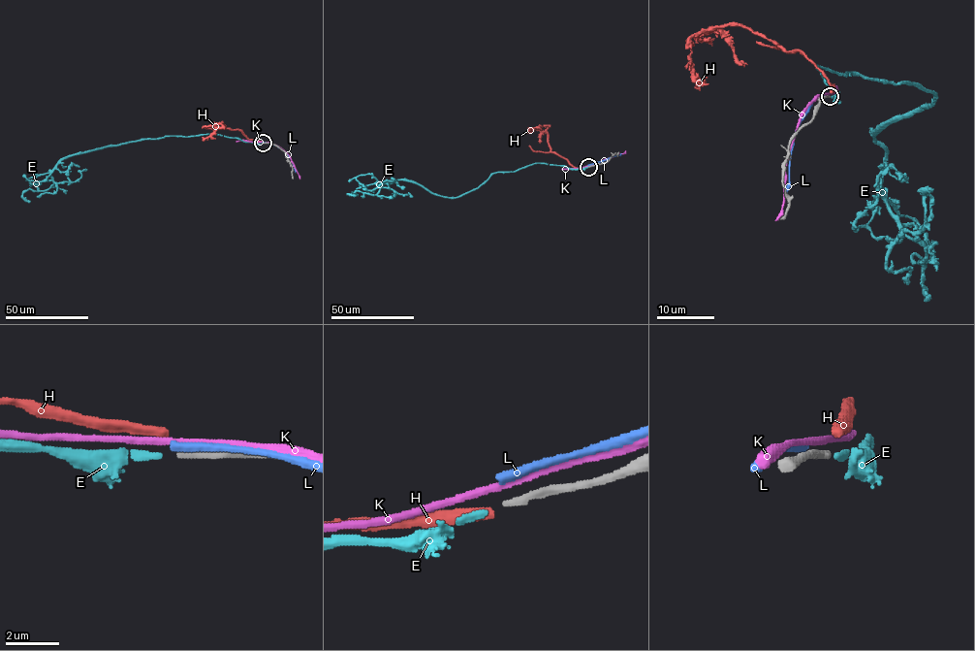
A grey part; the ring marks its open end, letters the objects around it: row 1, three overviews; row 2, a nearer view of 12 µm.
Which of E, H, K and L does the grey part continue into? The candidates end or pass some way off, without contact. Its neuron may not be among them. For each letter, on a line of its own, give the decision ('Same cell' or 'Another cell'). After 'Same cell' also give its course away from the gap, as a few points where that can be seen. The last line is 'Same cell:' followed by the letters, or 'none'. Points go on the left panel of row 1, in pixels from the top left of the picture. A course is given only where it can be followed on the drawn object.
E: Same cell. Its course: (262, 143), (210, 134), (166, 136), (69, 155), (50, 174), (53, 183), (49, 187), (23, 193), (30, 201)
H: Another cell
K: Another cell
L: Another cell
Same cell: E

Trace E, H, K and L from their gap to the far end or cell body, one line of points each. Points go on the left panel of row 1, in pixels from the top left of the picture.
E: (262, 143), (210, 134), (166, 136), (69, 155), (50, 174), (53, 183), (49, 187), (23, 193), (30, 201)
H: (262, 142), (249, 139), (240, 130), (230, 129), (221, 121), (221, 127), (202, 137)
K: (263, 142), (280, 146), (289, 156), (299, 179)
L: (263, 143), (280, 147), (289, 157), (295, 172)

